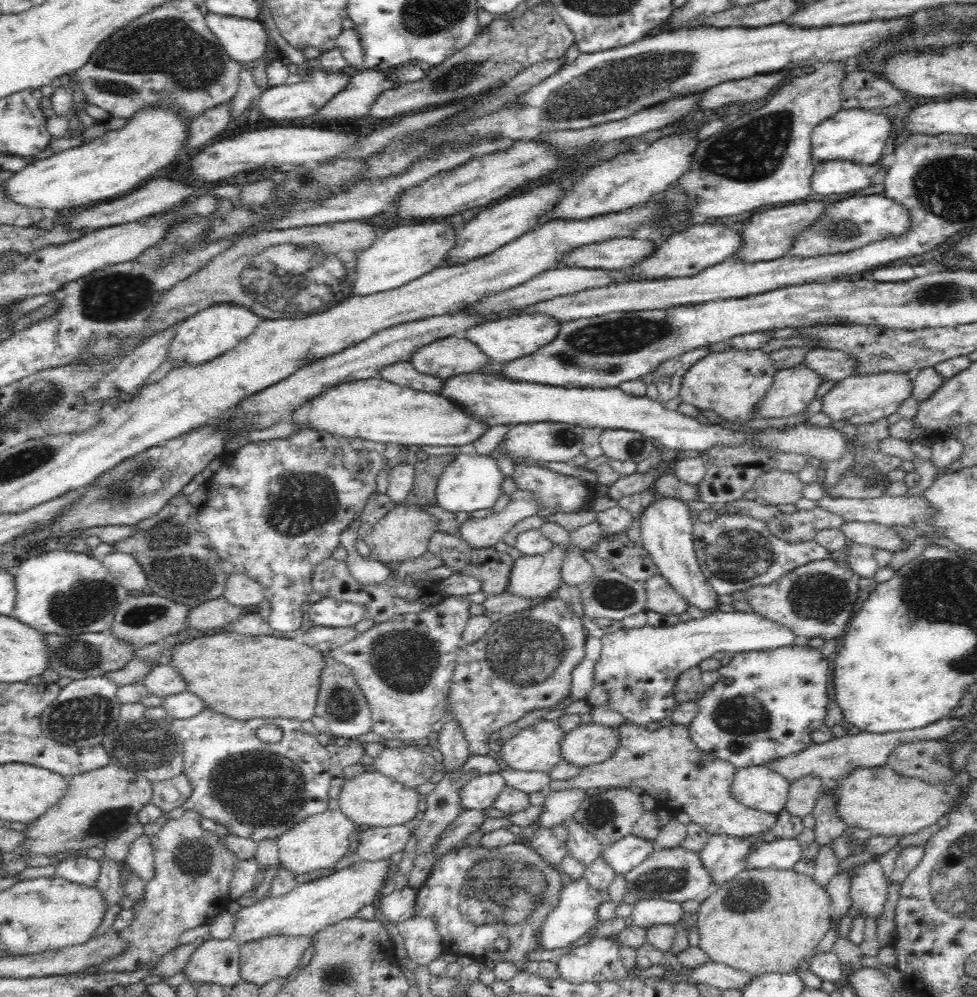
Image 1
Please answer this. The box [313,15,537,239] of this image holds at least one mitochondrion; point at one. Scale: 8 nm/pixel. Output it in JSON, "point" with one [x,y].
{"point":[463,73]}

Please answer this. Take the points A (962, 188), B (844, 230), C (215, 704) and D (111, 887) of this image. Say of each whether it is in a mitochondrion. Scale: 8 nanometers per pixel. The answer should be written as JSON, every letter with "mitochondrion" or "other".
{"A":"mitochondrion","B":"mitochondrion","C":"other","D":"other"}

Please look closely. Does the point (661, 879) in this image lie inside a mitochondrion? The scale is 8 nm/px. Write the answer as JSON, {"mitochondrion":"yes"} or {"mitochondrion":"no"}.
{"mitochondrion":"yes"}

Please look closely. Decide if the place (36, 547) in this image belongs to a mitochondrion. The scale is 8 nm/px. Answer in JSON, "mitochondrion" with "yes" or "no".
{"mitochondrion":"no"}

